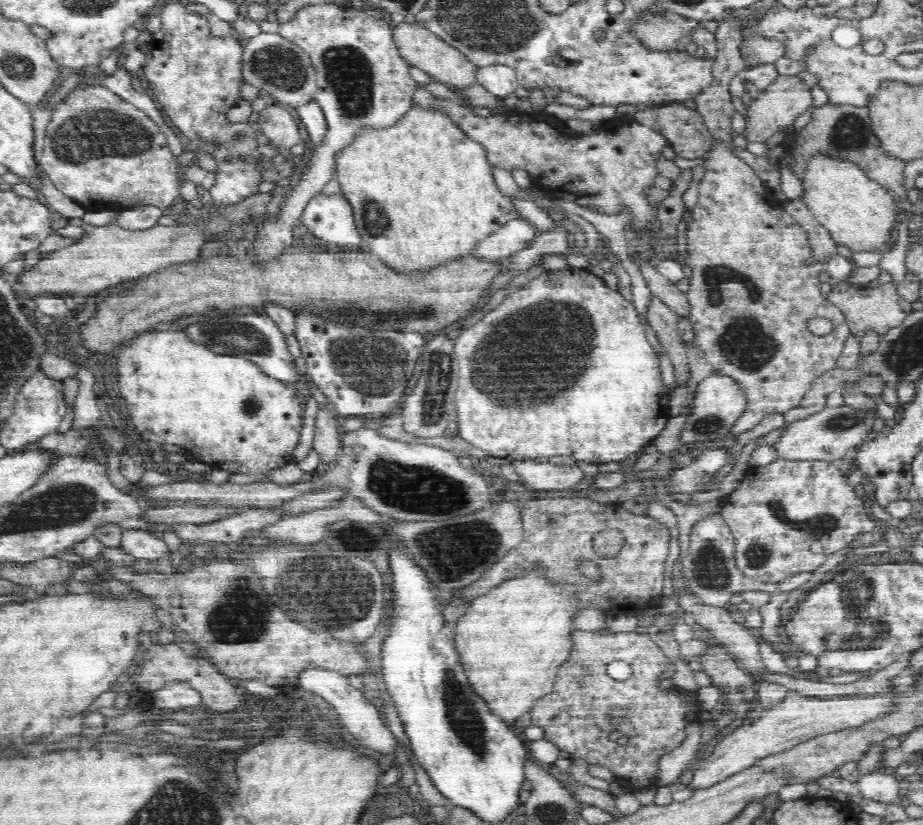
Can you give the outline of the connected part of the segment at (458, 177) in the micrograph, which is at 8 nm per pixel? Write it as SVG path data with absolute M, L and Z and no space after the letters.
M414 99L411 100L410 109L392 125L384 126L382 129L372 128L366 125L366 128L358 130L352 142L342 148L335 154L335 172L334 178L340 183L340 194L350 203L351 210L354 211L354 218L357 229L361 233L361 245L368 251L379 256L386 265L392 265L394 269L429 269L434 265L440 265L444 260L458 260L462 254L472 255L476 250L478 242L494 234L496 230L502 228L508 221L520 218L518 211L514 208L508 196L500 194L500 189L496 188L496 181L493 177L493 167L488 161L488 155L485 146L481 142L474 141L469 134L462 130L460 125L448 116L444 109L428 109L419 105Z

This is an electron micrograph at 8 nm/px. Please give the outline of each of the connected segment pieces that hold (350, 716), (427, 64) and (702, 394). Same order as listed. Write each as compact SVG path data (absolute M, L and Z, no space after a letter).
M310 666L310 668L306 668L300 674L298 679L300 679L298 686L312 691L318 697L322 697L337 710L341 722L344 723L342 726L354 735L354 738L360 742L360 745L367 746L383 754L395 754L395 746L398 740L380 718L377 708L364 698L361 689L354 688L349 683L347 676Z
M403 21L400 24L392 24L392 39L402 59L412 67L424 71L433 79L450 84L452 88L462 88L477 83L475 79L477 67L462 52L417 23L407 24Z
M714 372L698 382L695 392L691 396L693 397L692 414L684 424L684 430L680 434L682 446L677 451L684 452L688 449L688 444L692 442L724 439L734 422L742 416L743 408L747 404L742 387L736 380Z

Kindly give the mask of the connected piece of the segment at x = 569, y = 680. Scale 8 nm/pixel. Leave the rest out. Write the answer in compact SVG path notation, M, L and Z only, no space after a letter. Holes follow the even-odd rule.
M575 630L571 636L572 644L570 656L559 665L558 676L555 677L553 690L550 694L538 699L529 710L530 724L539 726L544 730L544 739L556 745L560 750L568 752L575 759L584 760L592 766L600 766L614 772L622 786L630 790L652 786L652 780L658 772L658 762L663 754L674 750L685 739L685 728L690 723L700 723L698 720L698 709L701 710L700 700L698 702L686 702L686 694L670 694L666 690L660 690L656 686L658 676L664 674L668 658L650 635L637 634L634 632L611 632L600 630L597 632L583 632ZM623 660L632 665L632 676L624 682L614 680L606 674L608 662ZM616 708L628 708L626 716L626 736L630 738L630 744L618 746L614 740L610 740L610 732L616 730L614 724L610 724L610 712Z

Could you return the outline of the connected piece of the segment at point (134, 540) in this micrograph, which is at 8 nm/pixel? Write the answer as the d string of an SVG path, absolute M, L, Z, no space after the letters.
M126 529L120 535L120 548L138 560L155 561L172 554L163 538L149 530Z

